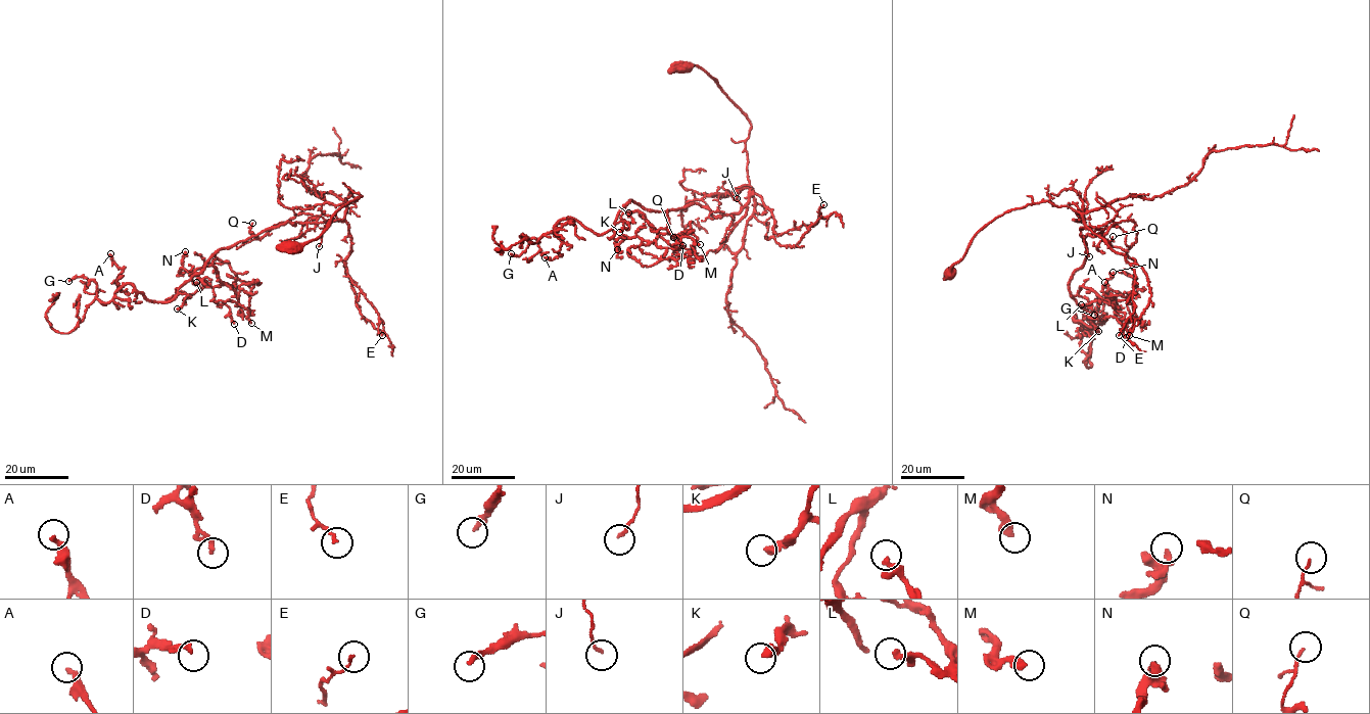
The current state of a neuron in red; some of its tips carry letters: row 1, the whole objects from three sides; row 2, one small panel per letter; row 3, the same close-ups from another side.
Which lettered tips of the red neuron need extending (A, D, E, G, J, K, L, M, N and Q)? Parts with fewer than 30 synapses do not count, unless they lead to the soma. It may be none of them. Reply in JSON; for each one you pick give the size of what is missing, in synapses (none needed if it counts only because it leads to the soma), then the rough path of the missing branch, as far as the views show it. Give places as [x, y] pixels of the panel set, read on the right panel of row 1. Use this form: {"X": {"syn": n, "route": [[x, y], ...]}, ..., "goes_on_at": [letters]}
{"goes_on_at": []}

